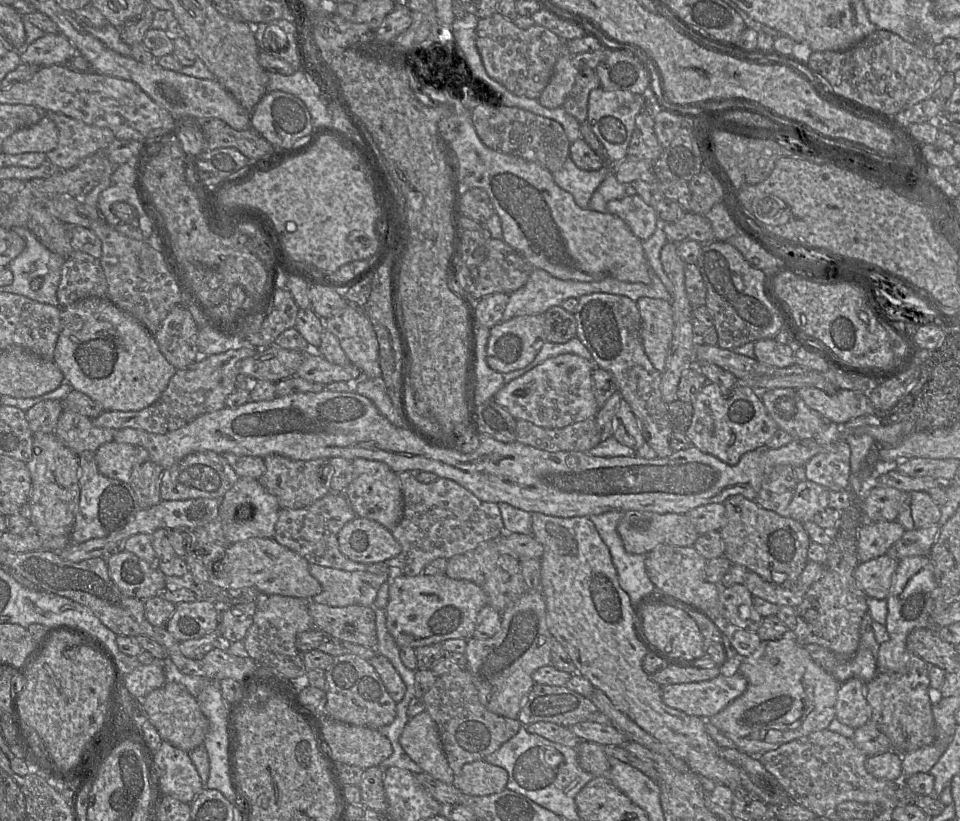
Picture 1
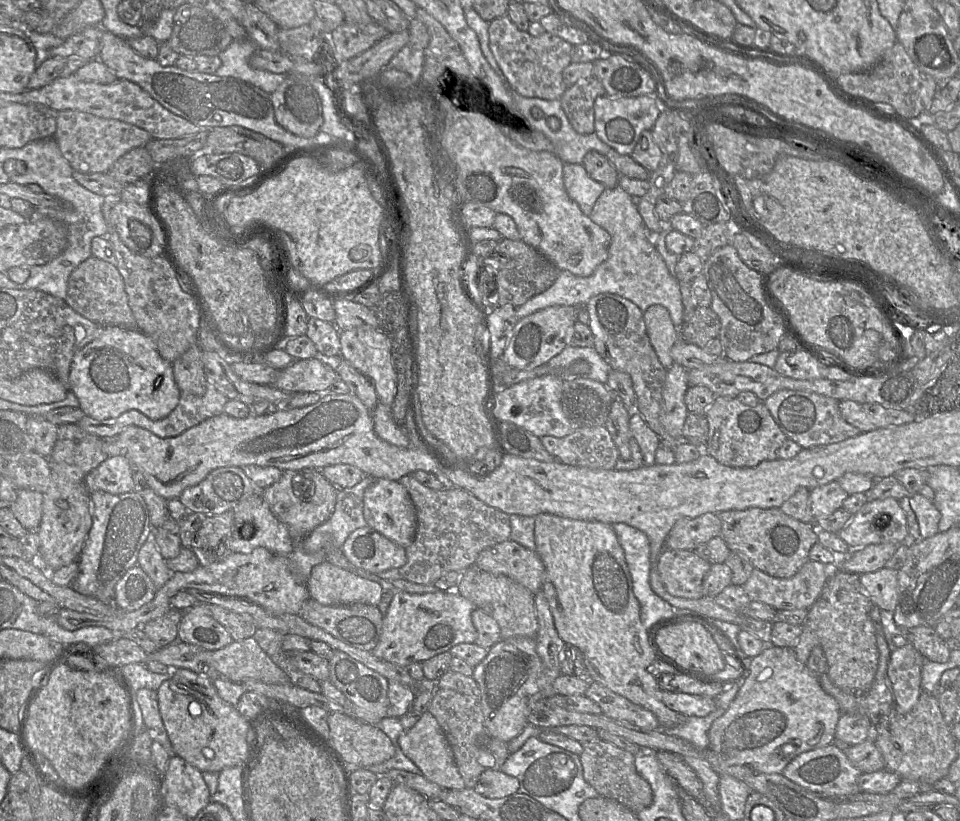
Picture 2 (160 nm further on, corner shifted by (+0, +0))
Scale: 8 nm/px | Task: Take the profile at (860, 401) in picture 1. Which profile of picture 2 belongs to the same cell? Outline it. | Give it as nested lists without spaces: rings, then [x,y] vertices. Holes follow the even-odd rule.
[[[843,400],[839,401],[839,409],[842,417],[860,432],[907,424],[916,420],[913,413],[902,409],[886,408],[878,403]]]

